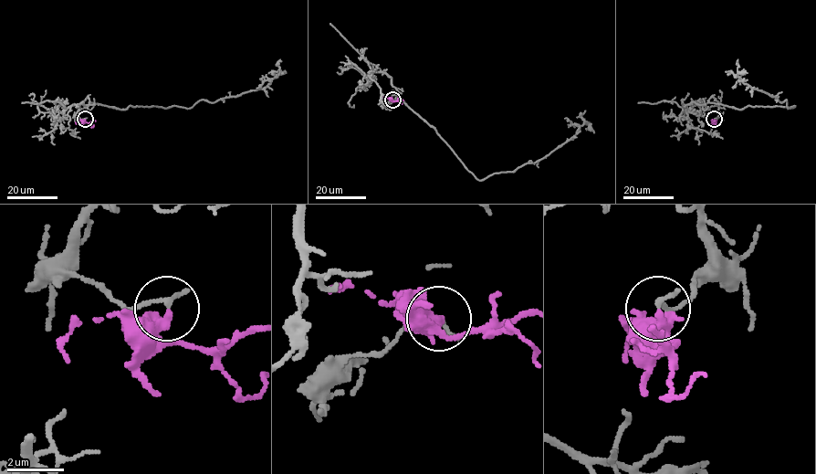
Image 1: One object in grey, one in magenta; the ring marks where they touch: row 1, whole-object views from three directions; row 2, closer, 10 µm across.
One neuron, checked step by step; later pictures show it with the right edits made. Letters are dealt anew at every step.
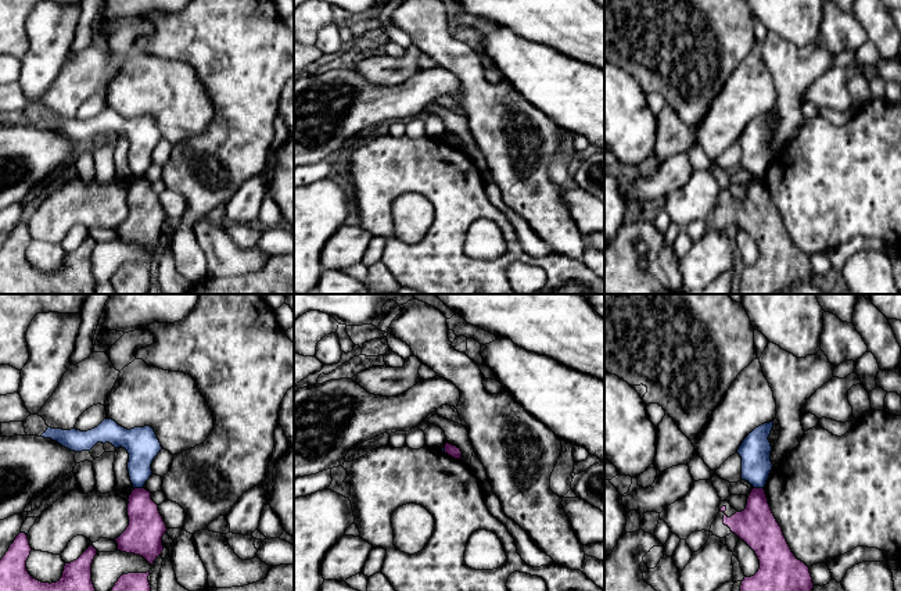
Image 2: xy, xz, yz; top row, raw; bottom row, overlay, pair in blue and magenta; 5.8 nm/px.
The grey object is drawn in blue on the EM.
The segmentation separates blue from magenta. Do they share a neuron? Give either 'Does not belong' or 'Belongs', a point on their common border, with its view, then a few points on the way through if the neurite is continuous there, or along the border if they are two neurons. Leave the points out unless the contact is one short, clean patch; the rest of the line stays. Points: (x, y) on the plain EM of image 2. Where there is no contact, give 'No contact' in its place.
Does not belong. Touches blue at yz (758, 176). Boundary: yz (754, 176), (763, 178)

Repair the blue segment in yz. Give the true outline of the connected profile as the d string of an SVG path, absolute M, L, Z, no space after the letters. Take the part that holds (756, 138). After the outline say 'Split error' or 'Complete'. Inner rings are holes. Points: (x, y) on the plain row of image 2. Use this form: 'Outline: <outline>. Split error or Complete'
Outline: M773 110L755 117L737 139L742 147L742 169L754 178L764 178L772 160L771 132L768 129Z. Complete

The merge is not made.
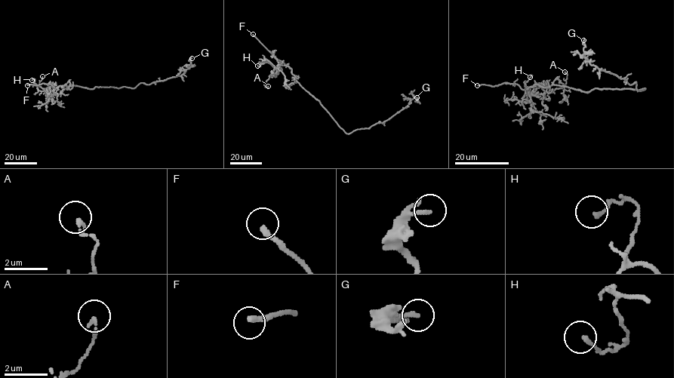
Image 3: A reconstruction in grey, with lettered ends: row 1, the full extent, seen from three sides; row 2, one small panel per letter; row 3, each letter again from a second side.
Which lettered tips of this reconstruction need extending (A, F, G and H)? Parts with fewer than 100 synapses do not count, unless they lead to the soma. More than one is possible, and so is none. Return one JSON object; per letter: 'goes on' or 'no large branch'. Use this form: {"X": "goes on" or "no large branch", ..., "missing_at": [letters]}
{"A": "no large branch", "F": "goes on", "G": "no large branch", "H": "no large branch", "missing_at": ["F"]}

